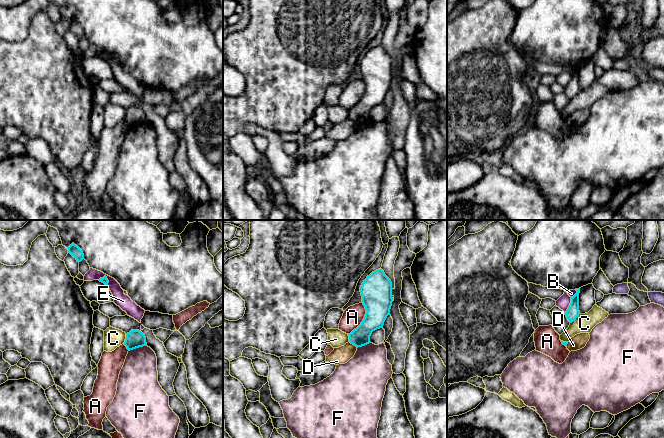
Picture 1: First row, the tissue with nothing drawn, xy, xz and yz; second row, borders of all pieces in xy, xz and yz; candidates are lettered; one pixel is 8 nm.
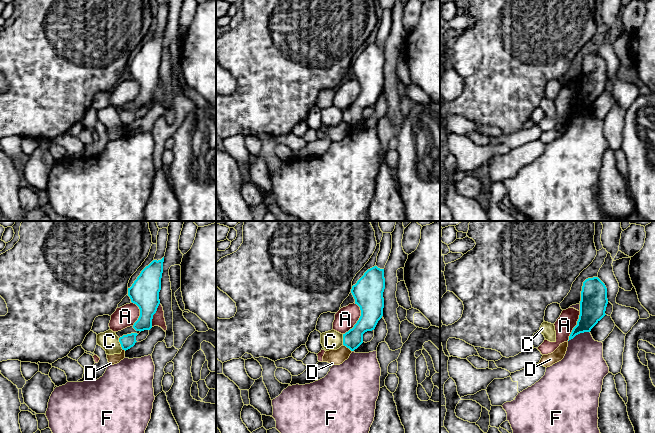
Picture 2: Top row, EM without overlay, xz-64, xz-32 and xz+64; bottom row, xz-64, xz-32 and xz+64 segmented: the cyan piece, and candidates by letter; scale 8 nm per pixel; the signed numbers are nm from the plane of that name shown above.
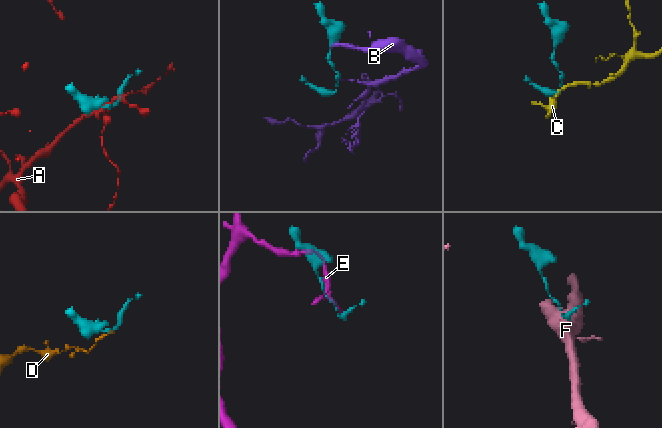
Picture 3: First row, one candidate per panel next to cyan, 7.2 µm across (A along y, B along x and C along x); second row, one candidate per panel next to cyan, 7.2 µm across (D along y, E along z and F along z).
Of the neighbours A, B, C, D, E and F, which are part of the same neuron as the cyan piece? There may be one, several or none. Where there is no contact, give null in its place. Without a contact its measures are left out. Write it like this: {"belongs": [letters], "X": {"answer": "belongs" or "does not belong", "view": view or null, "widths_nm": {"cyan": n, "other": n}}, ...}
{"belongs": [], "A": {"answer": "does not belong", "view": "xz", "widths_nm": {"cyan": 260, "other": 160}}, "B": {"answer": "does not belong", "view": "yz", "widths_nm": {"cyan": 100, "other": 60}}, "C": {"answer": "does not belong", "view": "yz", "widths_nm": {"cyan": 100, "other": 160}}, "D": {"answer": "does not belong", "view": "xz", "widths_nm": {"cyan": 160, "other": 140}}, "E": {"answer": "does not belong", "view": "yz", "widths_nm": {"cyan": 100, "other": 100}}, "F": {"answer": "does not belong", "view": "xy", "widths_nm": {"cyan": 140, "other": 320}}}

